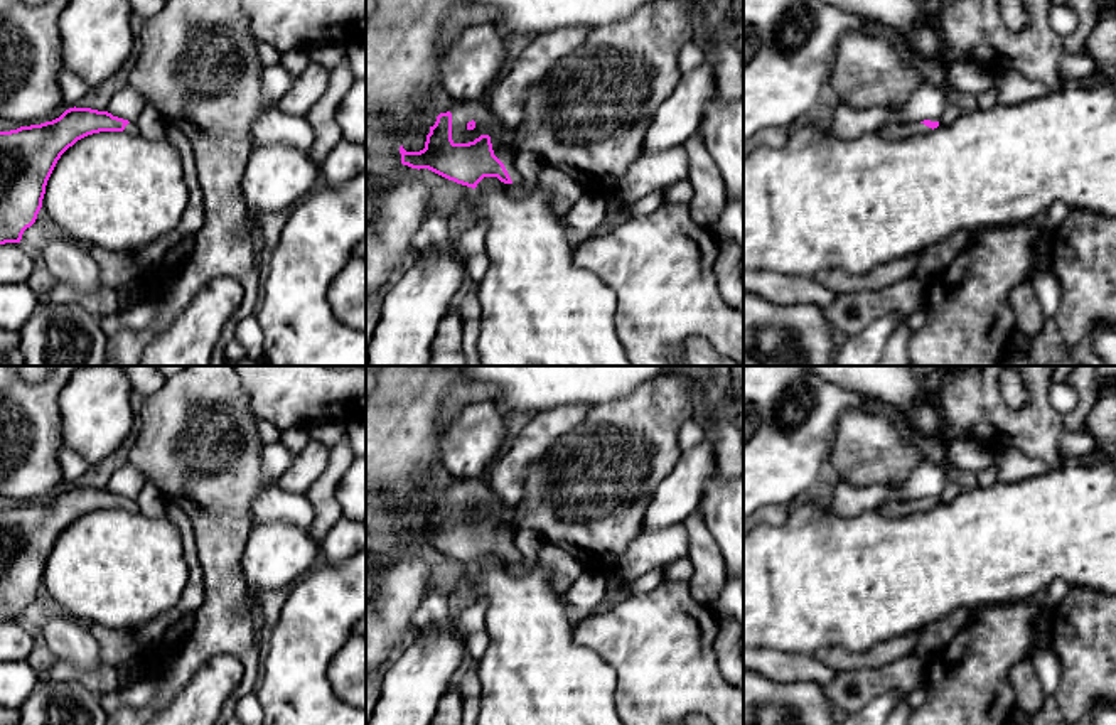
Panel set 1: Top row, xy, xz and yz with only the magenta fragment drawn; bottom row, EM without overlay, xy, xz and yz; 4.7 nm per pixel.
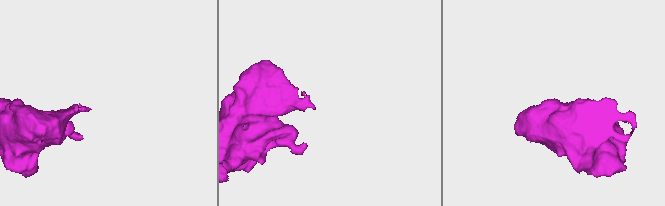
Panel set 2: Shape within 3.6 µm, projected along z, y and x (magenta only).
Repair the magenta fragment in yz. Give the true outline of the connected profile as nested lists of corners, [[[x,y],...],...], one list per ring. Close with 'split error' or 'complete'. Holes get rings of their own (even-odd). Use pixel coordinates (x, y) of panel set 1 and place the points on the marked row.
[[[893,120],[880,130],[880,135],[887,140],[897,142],[909,138],[912,135],[929,133],[937,126],[939,121],[931,121],[931,120],[924,120],[924,121]]]; split error

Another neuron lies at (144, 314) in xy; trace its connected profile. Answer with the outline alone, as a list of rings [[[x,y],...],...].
[[[155,300],[142,302],[128,310],[118,310],[113,315],[99,319],[101,330],[106,337],[111,337],[123,327],[143,329],[160,322],[162,319],[157,314]]]

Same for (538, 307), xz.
[[[504,184],[494,191],[477,191],[462,204],[474,209],[475,221],[487,224],[486,253],[489,268],[477,283],[482,307],[479,356],[484,366],[630,366],[615,330],[615,292],[593,271],[573,263],[570,229],[551,204],[550,192],[538,184],[523,199],[512,199]]]

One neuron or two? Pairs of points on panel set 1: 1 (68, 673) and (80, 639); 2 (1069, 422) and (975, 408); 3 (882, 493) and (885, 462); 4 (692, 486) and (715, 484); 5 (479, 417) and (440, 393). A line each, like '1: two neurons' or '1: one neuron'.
1: two neurons
2: two neurons
3: two neurons
4: two neurons
5: two neurons

